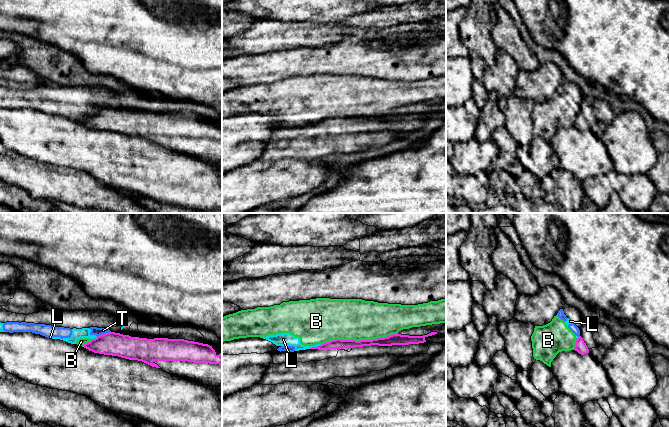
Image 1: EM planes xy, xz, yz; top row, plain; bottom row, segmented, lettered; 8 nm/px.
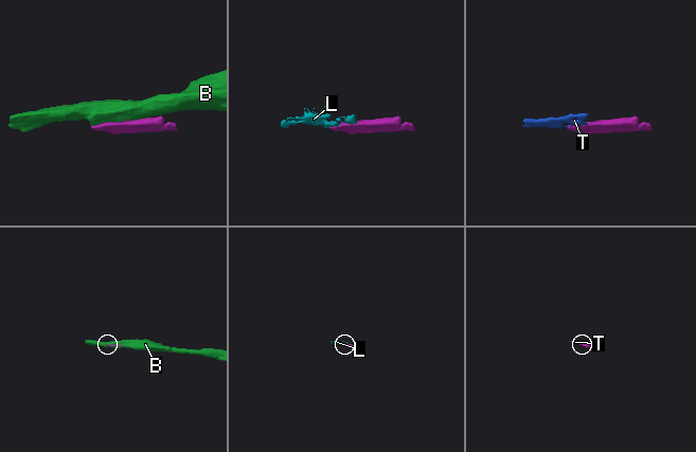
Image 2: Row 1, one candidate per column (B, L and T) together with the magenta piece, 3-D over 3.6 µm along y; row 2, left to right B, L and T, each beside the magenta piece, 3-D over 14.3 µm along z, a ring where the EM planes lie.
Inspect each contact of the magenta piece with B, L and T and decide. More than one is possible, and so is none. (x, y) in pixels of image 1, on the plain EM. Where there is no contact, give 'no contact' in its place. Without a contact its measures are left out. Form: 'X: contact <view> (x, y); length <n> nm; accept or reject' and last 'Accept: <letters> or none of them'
B: contact xz (360, 116); length 600 nm; reject
L: contact xz (315, 123); length 110 nm; reject
T: contact xy (104, 109); length 120 nm; reject
Accept: none of them

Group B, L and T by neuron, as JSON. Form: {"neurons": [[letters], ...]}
{"neurons": [["B", "L", "T"]]}

